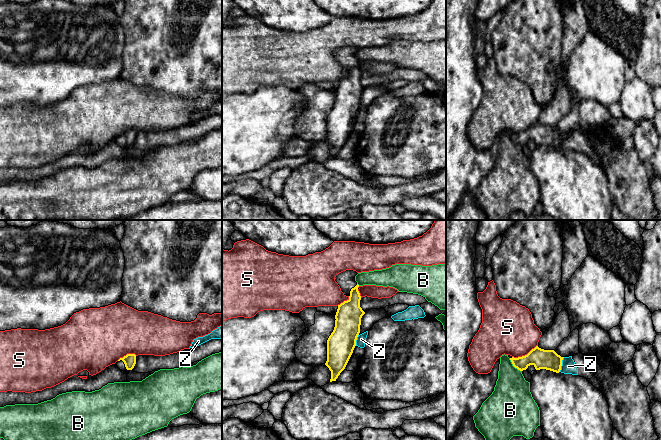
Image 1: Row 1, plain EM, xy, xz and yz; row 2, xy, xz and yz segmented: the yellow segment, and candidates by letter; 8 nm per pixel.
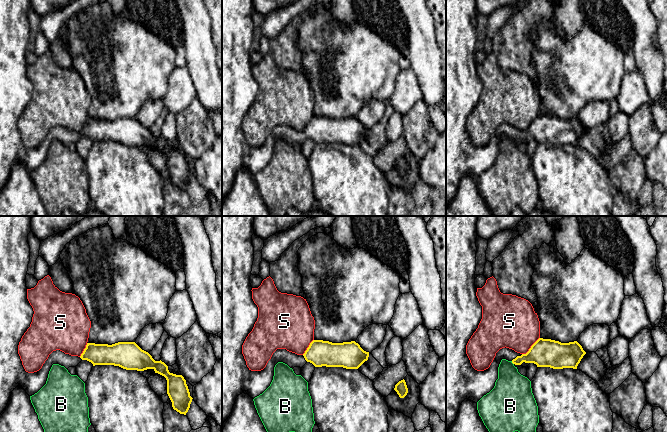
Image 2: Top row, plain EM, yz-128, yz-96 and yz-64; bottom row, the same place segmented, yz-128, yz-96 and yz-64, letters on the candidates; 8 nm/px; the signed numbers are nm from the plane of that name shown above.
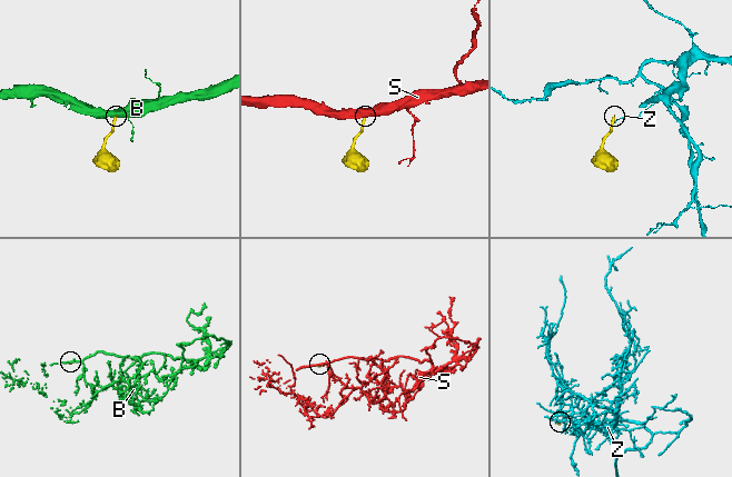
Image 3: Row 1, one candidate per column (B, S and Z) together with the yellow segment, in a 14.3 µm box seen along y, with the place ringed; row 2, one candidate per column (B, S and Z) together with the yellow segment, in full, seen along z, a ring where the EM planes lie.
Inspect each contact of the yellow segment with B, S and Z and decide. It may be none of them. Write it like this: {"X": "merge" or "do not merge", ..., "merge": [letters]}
{"B": "do not merge", "S": "do not merge", "Z": "do not merge", "merge": []}

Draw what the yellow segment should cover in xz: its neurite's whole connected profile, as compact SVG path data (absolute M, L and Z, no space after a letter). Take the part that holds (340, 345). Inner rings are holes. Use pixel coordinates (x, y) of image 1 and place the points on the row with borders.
M346 270L336 275L335 281L349 299L338 305L335 327L327 340L327 361L331 371L330 382L336 381L345 369L360 333L361 318L365 312L360 307L359 285L355 281L358 273Z

